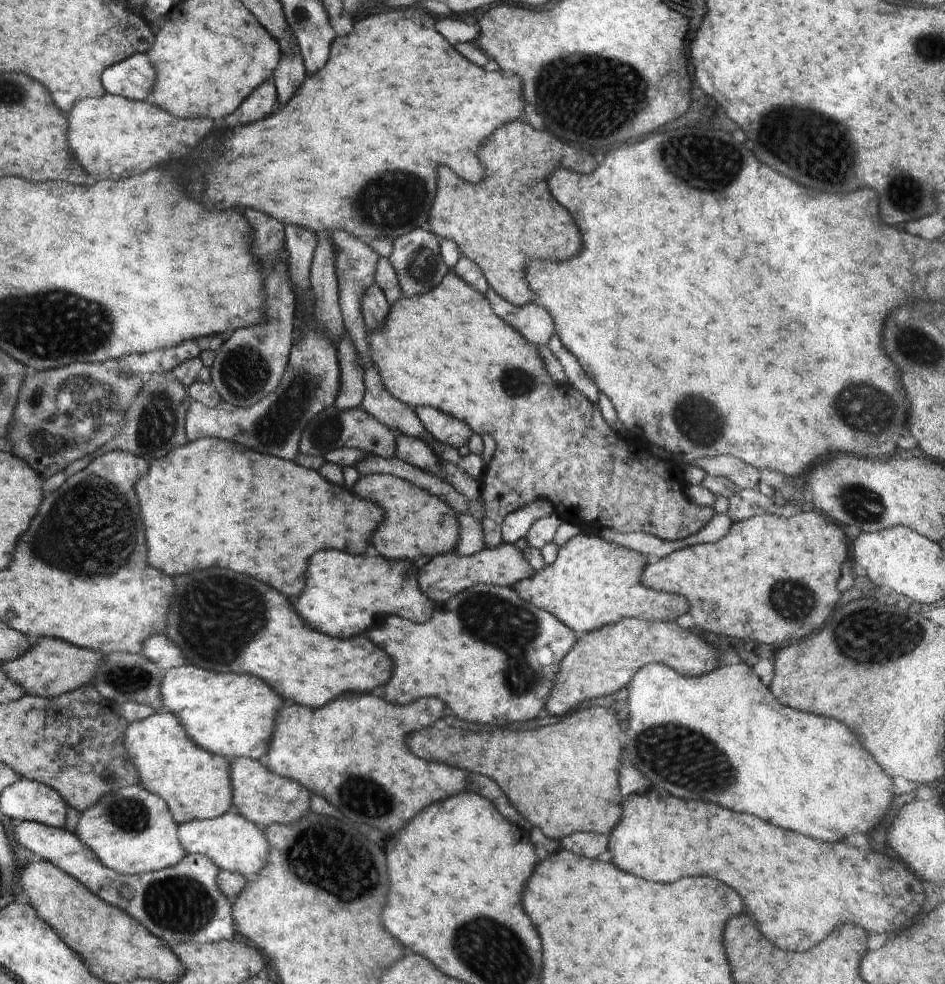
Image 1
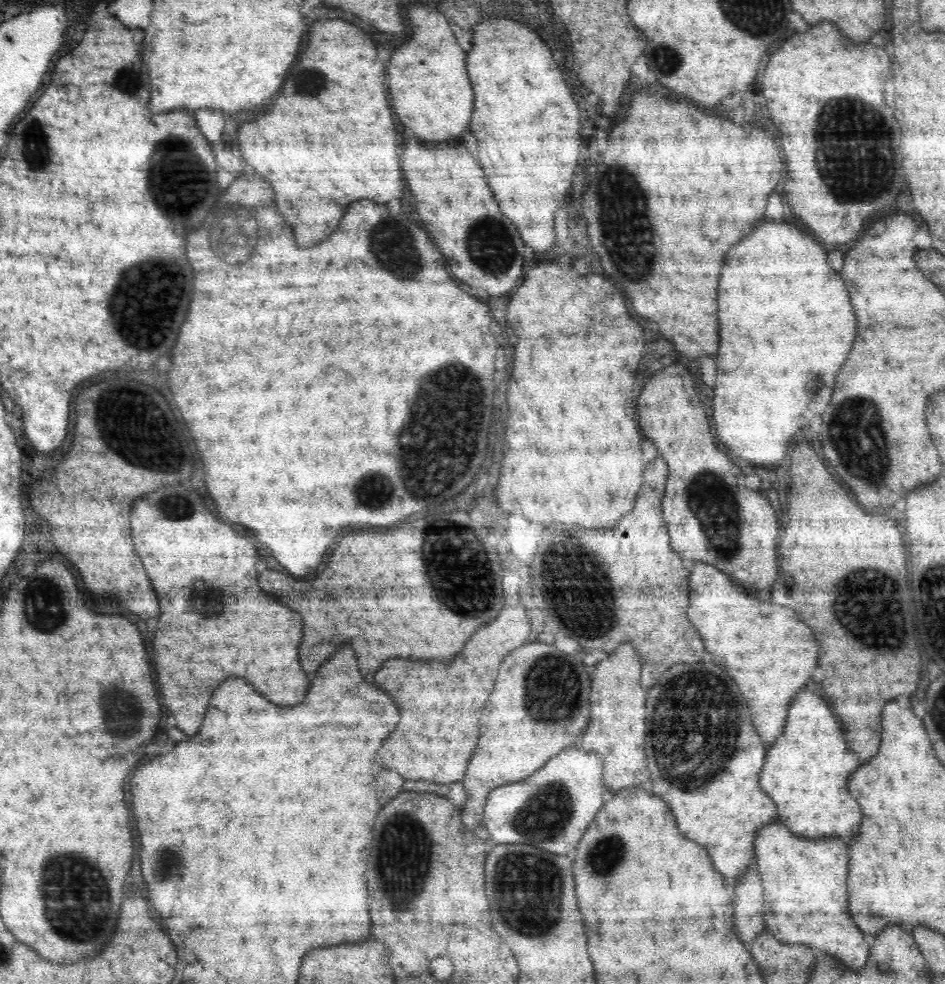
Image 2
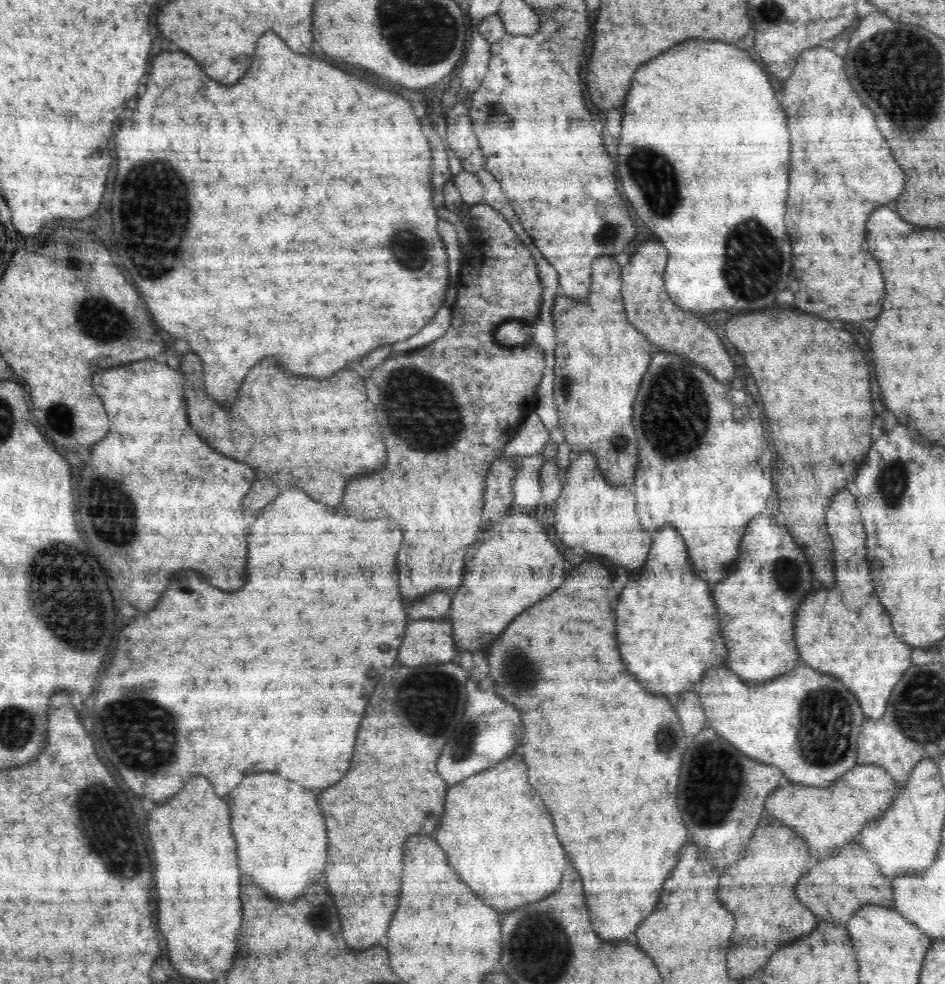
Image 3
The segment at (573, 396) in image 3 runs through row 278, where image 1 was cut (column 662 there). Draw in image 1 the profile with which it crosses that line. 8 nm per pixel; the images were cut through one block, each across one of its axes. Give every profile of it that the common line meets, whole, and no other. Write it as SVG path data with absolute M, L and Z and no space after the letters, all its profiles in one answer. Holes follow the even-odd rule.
M596 531L580 533L557 550L556 560L513 588L527 603L554 614L562 624L580 632L592 632L620 618L644 618L674 622L688 612L688 600L678 594L646 590L640 584L646 556L625 546L609 543Z

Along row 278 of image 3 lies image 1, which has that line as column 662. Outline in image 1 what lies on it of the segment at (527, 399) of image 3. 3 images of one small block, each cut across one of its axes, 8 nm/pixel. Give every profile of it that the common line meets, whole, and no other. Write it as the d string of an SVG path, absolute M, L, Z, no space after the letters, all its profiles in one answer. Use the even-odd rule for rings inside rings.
M449 270L444 275L442 282L435 289L432 289L430 292L424 293L423 295L418 295L417 297L408 298L401 296L393 305L390 305L389 309L390 312L389 316L387 317L387 327L382 331L369 332L369 341L371 344L371 363L378 369L379 375L381 376L383 385L386 387L386 390L390 392L391 395L394 395L398 400L401 400L403 403L406 403L411 407L432 407L441 410L442 412L445 412L446 414L449 414L450 416L453 416L454 418L465 422L473 430L474 433L479 434L480 436L490 435L491 438L495 440L495 453L493 454L493 457L491 458L491 461L489 462L488 466L486 466L485 468L485 475L483 478L483 483L481 485L481 501L483 510L481 516L481 523L483 526L486 547L496 548L503 543L503 536L501 530L503 520L505 519L505 516L507 514L520 510L523 506L526 506L528 503L531 503L536 499L549 500L552 503L555 513L561 518L562 521L571 522L575 525L582 527L583 529L589 527L591 531L609 528L614 529L619 533L645 532L654 535L655 537L661 538L663 541L677 541L689 537L694 533L697 533L705 524L708 524L708 522L710 522L710 519L716 514L713 507L698 506L686 496L685 488L687 483L684 480L682 466L675 466L672 462L668 462L668 460L658 460L658 456L653 456L650 450L648 450L647 452L631 451L630 447L628 446L626 441L624 441L623 437L620 436L615 430L612 430L610 428L610 425L603 419L600 407L597 405L597 403L590 402L578 389L572 388L570 385L568 385L568 382L559 383L558 381L553 381L551 379L551 376L549 375L549 372L547 371L547 368L545 367L545 362L543 361L543 358L538 352L538 347L536 345L532 346L530 342L526 342L526 340L524 340L524 338L522 338L520 334L518 334L518 338L516 338L516 332L514 332L514 328L506 326L506 324L504 324L504 322L500 320L500 317L496 316L496 314L492 312L492 307L489 303L489 300L487 299L487 296L481 295L481 292L479 290L476 290L474 287L471 287L469 284L466 284L456 273L452 272L452 270Z

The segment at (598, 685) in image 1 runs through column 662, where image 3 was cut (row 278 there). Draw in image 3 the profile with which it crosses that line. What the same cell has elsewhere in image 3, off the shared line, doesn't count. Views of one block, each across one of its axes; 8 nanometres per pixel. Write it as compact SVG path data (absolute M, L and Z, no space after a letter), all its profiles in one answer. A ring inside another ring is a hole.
M644 242L622 268L622 296L630 324L638 328L658 350L682 356L693 362L718 382L730 384L734 378L734 364L728 358L718 334L710 329L702 315L678 308L667 293L664 278L668 252L660 242Z

